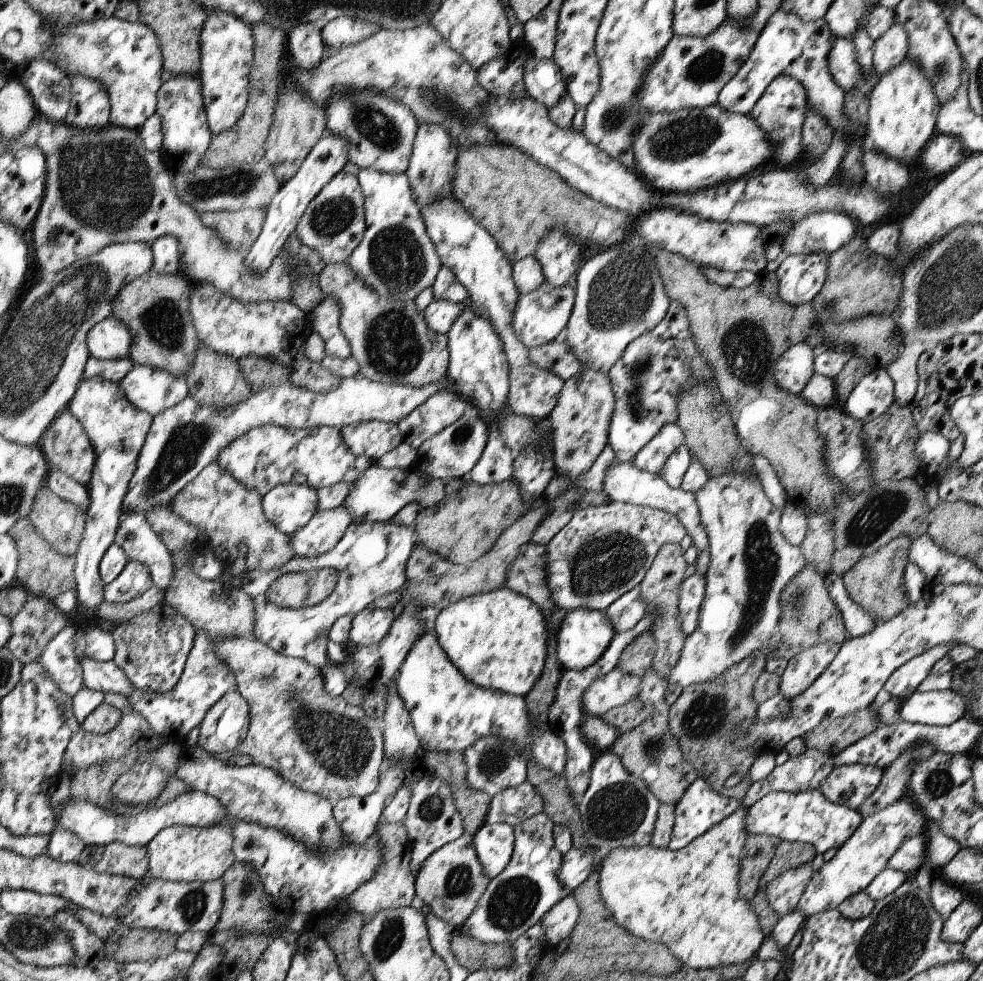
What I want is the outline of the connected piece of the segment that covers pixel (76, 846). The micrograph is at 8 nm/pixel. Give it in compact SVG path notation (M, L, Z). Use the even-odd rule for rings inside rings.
M55 828L49 840L47 854L58 862L74 863L81 861L85 848L85 842L76 833Z

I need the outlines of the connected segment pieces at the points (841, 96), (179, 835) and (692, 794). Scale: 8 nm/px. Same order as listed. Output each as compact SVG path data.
M782 6L768 18L749 57L732 80L719 92L717 103L726 110L750 115L766 87L780 75L790 75L801 82L806 91L808 109L819 115L836 133L851 130L851 120L845 113L845 92L830 74L828 57L835 40L824 18L806 21L796 13L786 12Z
M228 823L204 828L188 825L166 827L145 846L149 851L149 872L146 877L172 882L222 879L236 861L232 851L233 840L232 828Z
M697 778L686 789L682 798L675 804L675 821L668 849L677 851L688 846L695 838L708 832L713 826L734 814L741 807L740 801L732 797L725 797L712 789L709 782Z

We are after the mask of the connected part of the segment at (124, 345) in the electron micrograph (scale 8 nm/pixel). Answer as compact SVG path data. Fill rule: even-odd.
M114 314L90 329L88 347L92 357L102 360L129 358L133 335L129 327Z

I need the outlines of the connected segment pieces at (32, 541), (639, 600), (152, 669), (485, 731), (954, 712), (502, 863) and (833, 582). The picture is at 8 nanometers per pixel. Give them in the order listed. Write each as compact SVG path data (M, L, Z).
M22 517L12 529L9 530L16 541L19 559L17 562L17 580L29 594L37 597L46 597L50 600L66 590L76 590L77 584L73 572L75 570L75 555L60 556L60 553L48 552L53 548L48 546L42 536L37 532L29 517Z
M640 586L625 592L604 611L616 633L629 631L647 614L647 602L641 597Z
M160 602L154 608L117 624L112 635L116 644L112 662L118 671L124 673L136 689L161 695L170 692L180 680L193 645L195 628L170 605Z
M426 629L421 634L420 640L416 642L410 653L401 665L400 672L396 674L395 687L399 692L398 696L403 700L404 708L411 718L414 732L420 741L420 749L430 750L432 754L463 752L478 739L500 735L512 741L519 750L519 755L524 758L530 757L540 766L552 770L558 776L564 776L565 764L567 761L567 746L564 740L550 730L538 735L535 725L529 716L529 710L525 697L511 695L494 689L485 689L471 683L453 664L449 655L440 643L436 630Z
M952 688L916 692L901 701L901 720L923 725L944 726L959 721L966 713L965 700Z
M486 822L473 836L478 858L484 872L494 878L510 862L513 855L515 836L508 823L490 824Z
M830 572L825 575L824 584L830 598L842 613L848 637L859 637L876 627L875 620L850 598L843 583L843 576Z

